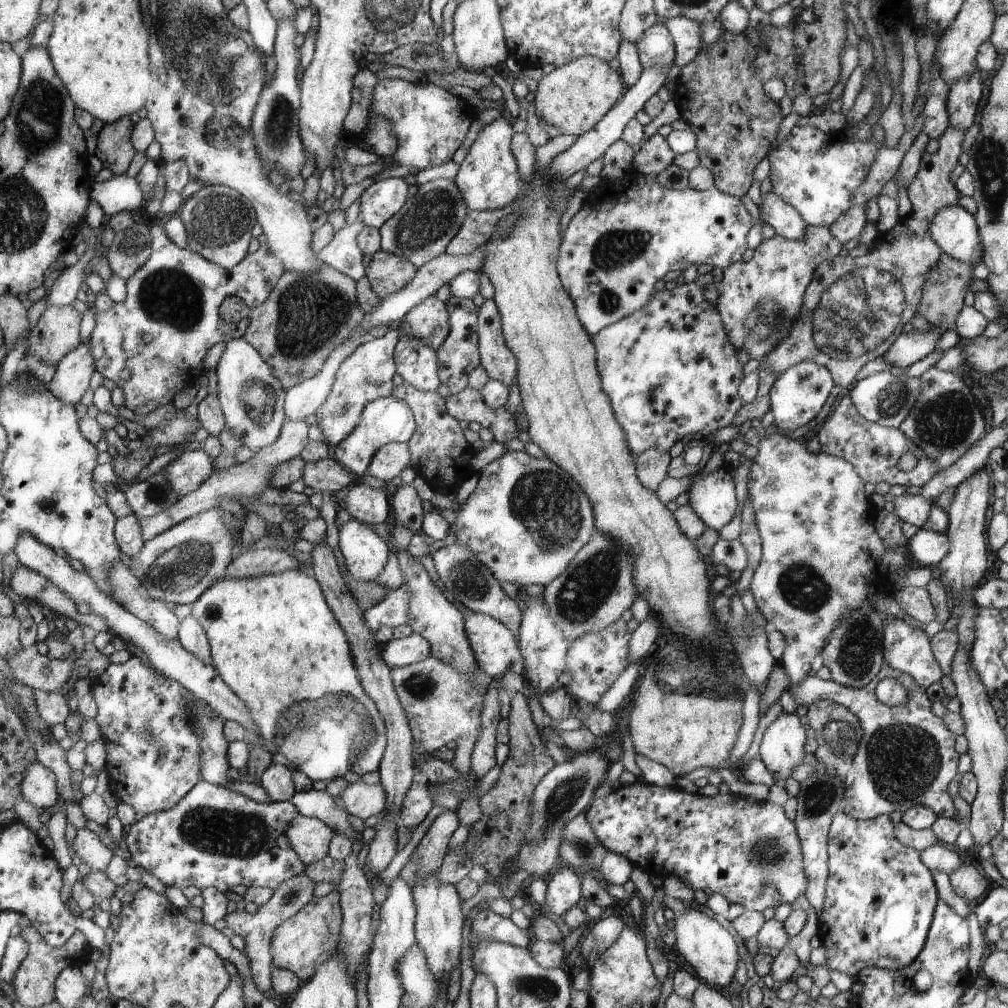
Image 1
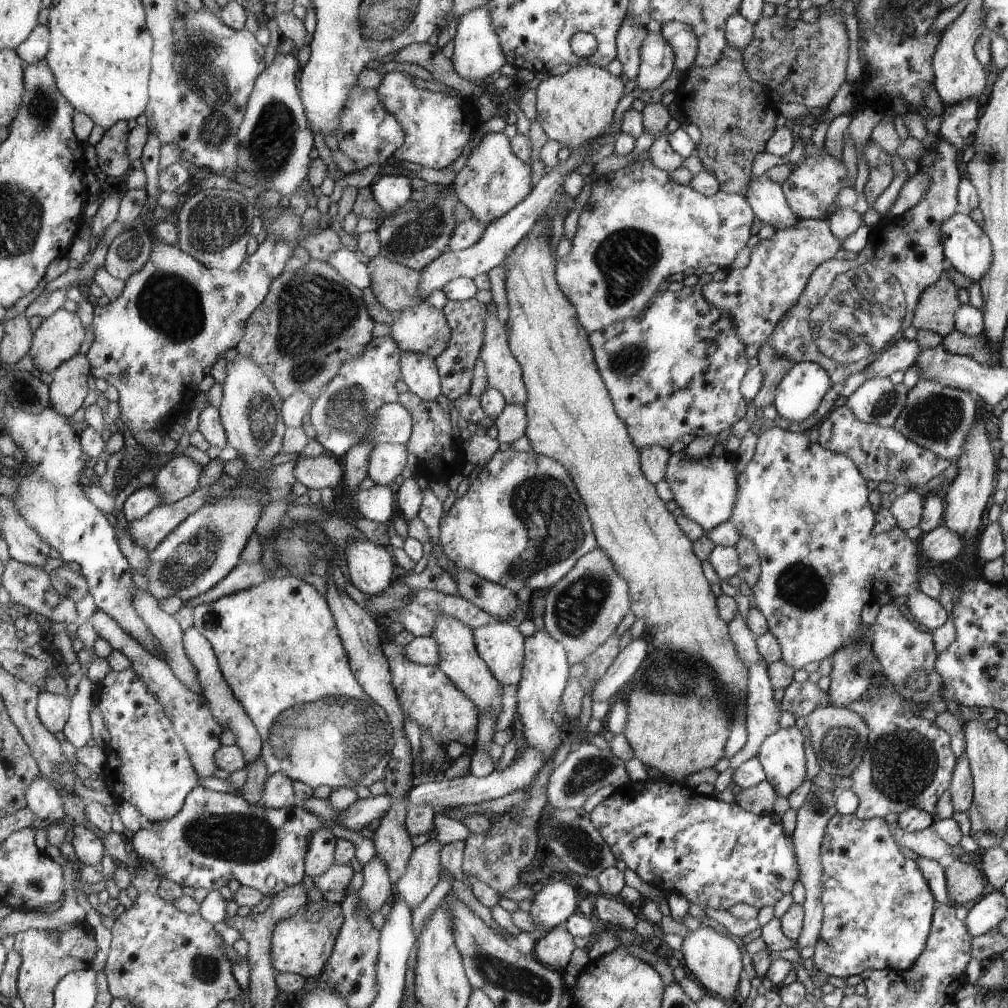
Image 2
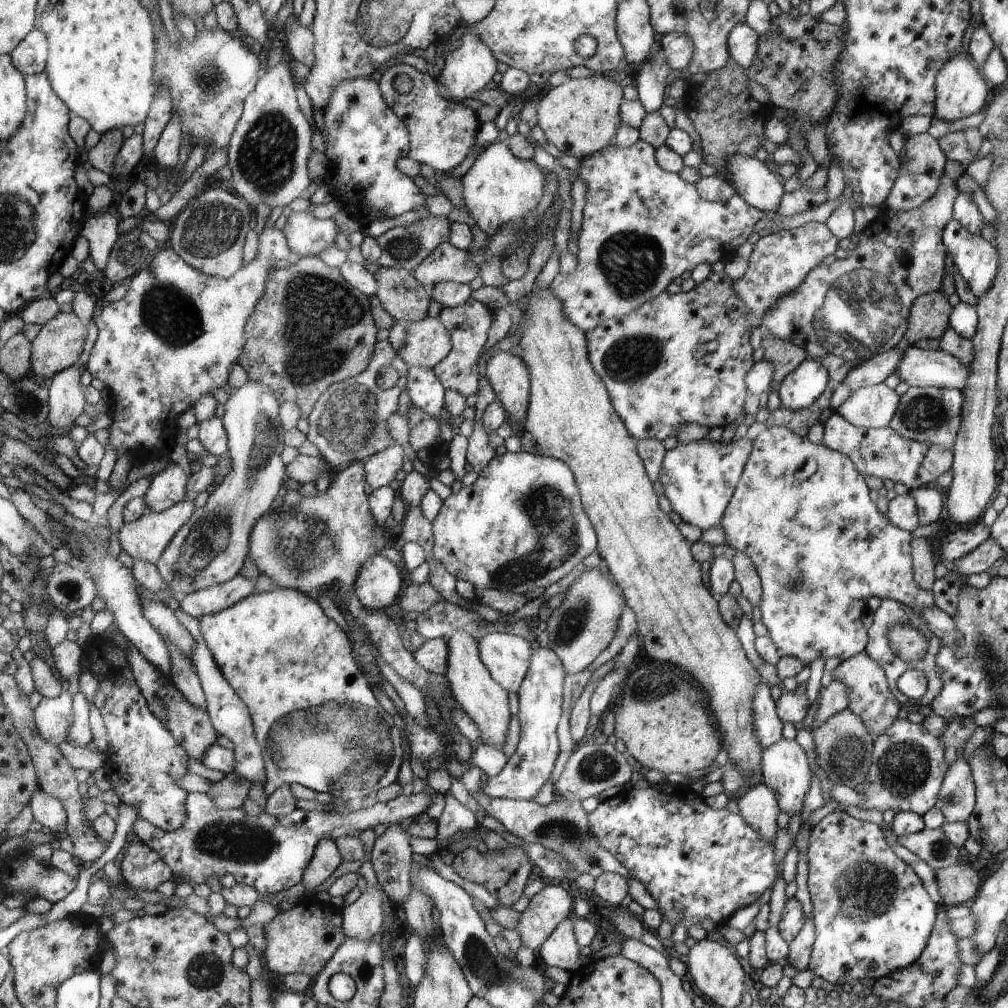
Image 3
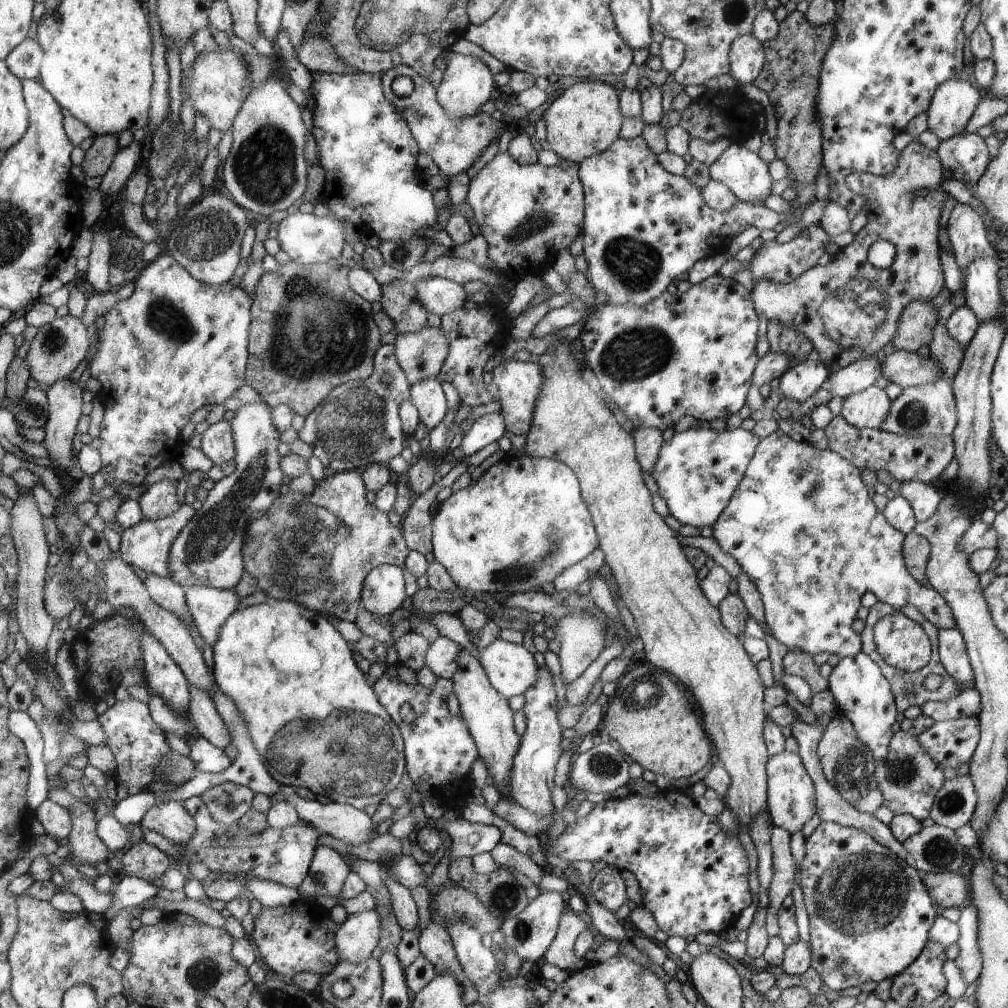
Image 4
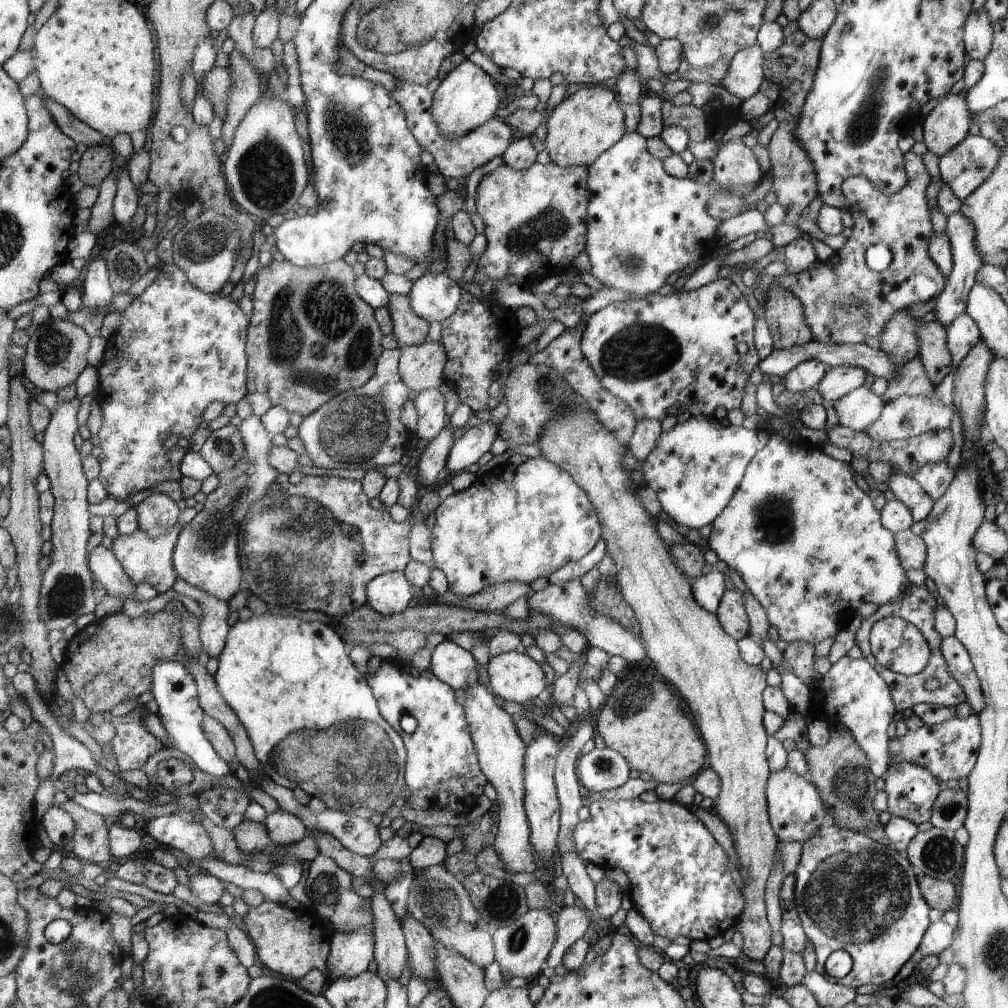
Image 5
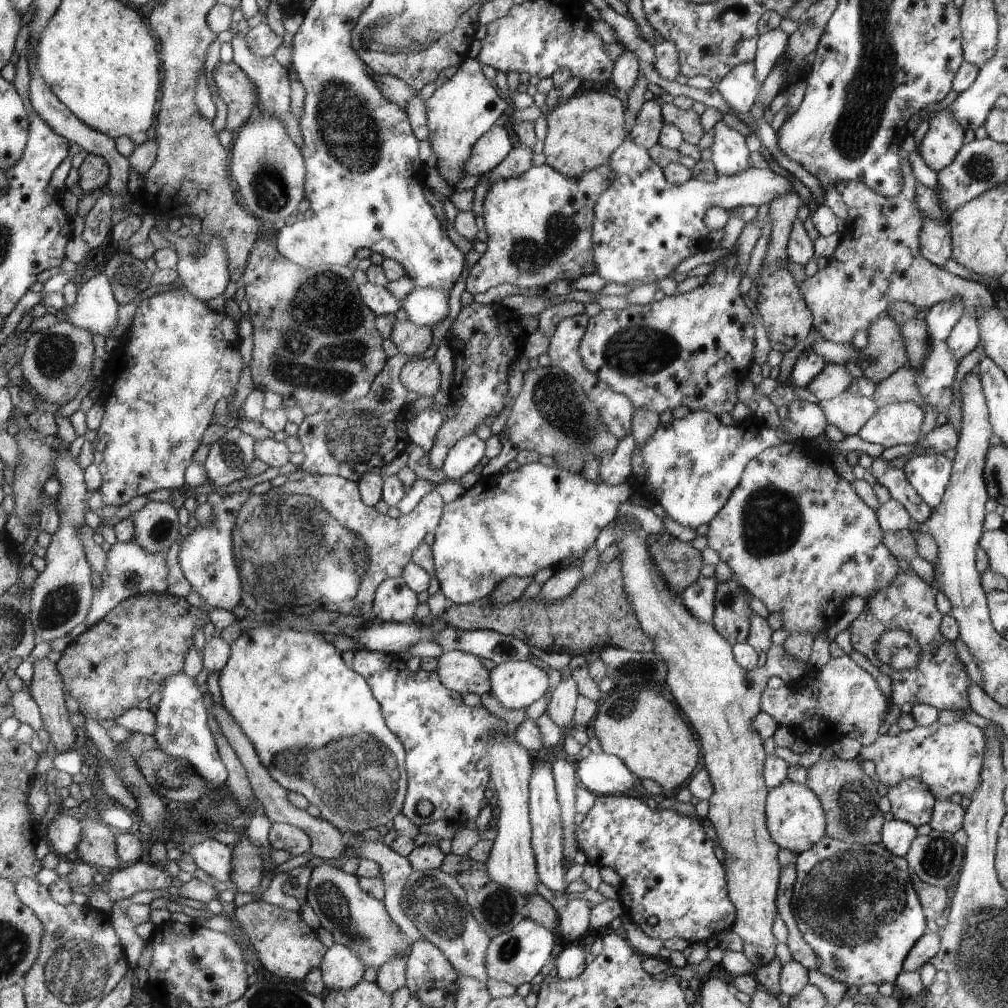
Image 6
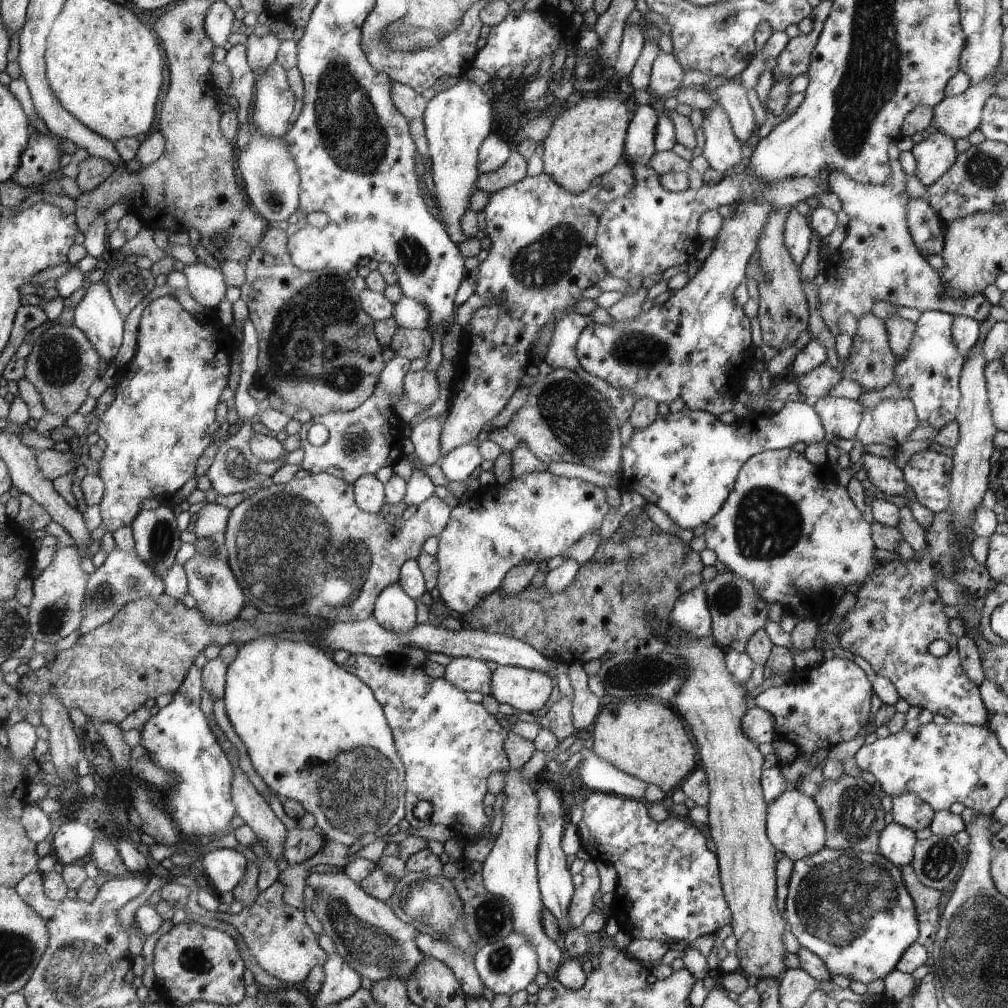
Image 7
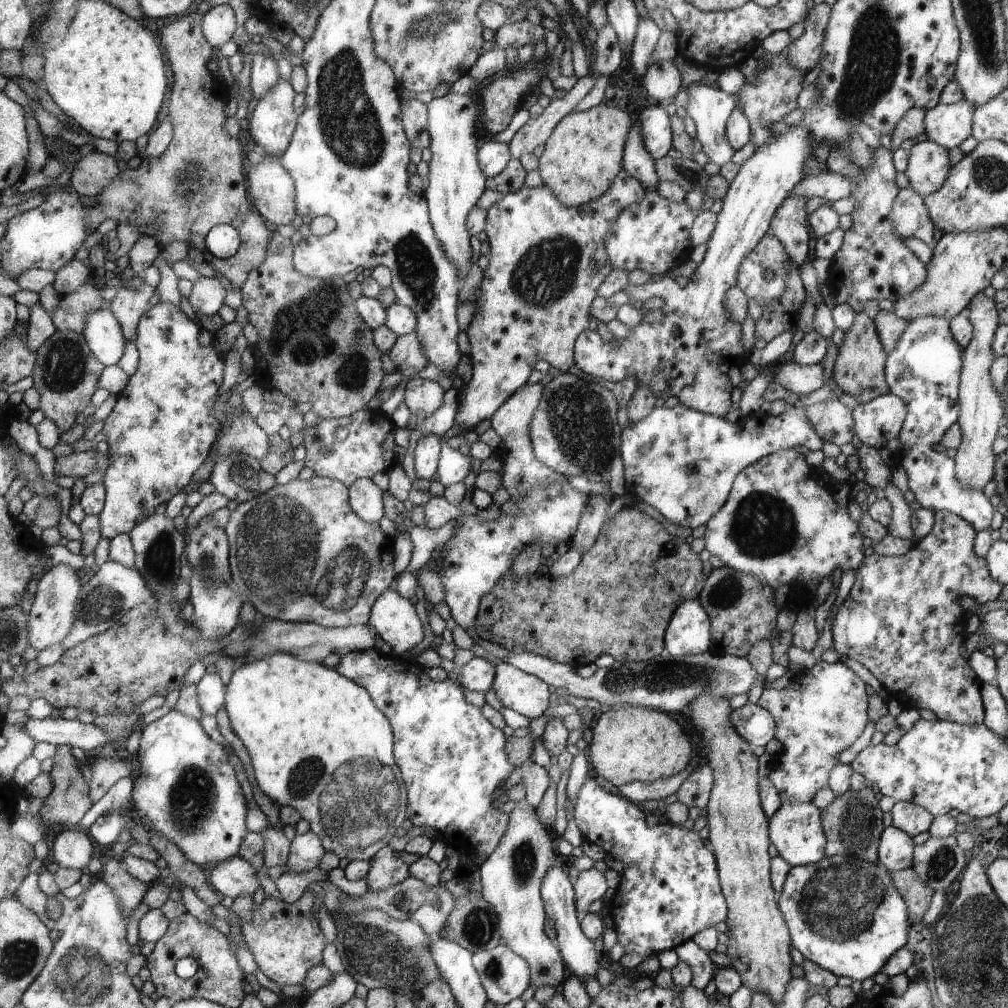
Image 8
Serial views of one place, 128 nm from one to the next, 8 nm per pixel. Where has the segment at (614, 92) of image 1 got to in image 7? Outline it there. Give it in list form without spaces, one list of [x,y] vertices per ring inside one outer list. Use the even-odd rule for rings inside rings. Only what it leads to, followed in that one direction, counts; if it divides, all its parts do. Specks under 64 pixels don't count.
[[[589,94],[582,96],[579,103],[566,108],[564,114],[552,122],[550,134],[543,142],[544,152],[541,158],[543,173],[552,176],[554,182],[561,184],[566,190],[573,191],[574,194],[586,192],[594,182],[598,182],[598,178],[608,174],[624,158],[628,124],[630,124],[630,112],[626,104],[604,96],[596,96],[596,98]]]

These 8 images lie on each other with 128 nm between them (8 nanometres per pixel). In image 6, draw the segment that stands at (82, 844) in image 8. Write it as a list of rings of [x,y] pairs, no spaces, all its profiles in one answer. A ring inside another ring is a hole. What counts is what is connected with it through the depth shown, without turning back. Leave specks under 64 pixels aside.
[[[61,813],[48,823],[45,836],[51,851],[64,859],[66,854],[81,845],[85,836],[84,826],[80,820]]]

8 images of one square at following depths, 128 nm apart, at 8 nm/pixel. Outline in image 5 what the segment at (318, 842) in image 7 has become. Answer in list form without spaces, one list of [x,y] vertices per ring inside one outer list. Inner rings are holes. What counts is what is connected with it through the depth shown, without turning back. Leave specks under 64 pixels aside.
[[[280,808],[273,814],[268,814],[263,824],[270,841],[286,848],[296,842],[301,842],[308,833],[305,824],[296,815],[289,814]]]

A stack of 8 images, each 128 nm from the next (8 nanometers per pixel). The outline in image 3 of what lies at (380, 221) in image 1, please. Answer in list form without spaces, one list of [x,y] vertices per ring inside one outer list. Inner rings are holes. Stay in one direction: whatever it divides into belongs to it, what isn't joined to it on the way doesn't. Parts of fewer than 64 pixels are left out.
[[[358,77],[344,81],[334,89],[332,101],[323,112],[325,130],[323,133],[330,169],[338,177],[336,184],[344,188],[354,188],[360,192],[364,188],[364,200],[376,210],[392,212],[377,214],[378,219],[396,218],[404,212],[414,211],[424,204],[427,196],[414,182],[412,177],[404,176],[396,168],[400,156],[410,152],[409,129],[404,119],[385,101],[379,82],[372,77]]]

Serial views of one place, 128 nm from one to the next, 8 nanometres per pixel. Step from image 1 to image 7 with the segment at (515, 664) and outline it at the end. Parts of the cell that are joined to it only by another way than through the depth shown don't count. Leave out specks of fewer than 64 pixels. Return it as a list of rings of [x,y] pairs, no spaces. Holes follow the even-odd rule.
[[[499,665],[493,672],[491,695],[498,702],[510,704],[516,710],[535,715],[552,690],[552,678],[542,672],[510,665]]]

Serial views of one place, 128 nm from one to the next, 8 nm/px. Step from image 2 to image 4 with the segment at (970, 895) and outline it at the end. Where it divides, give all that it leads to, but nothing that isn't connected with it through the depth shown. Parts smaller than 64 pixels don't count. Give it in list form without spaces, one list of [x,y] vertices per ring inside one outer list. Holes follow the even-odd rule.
[[[957,872],[925,874],[923,882],[930,889],[934,902],[942,908],[957,907],[961,909],[968,904],[970,886]]]

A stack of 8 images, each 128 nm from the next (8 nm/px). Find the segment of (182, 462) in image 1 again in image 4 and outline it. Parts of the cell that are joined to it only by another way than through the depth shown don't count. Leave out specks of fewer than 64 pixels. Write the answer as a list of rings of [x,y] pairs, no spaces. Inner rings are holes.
[[[167,479],[152,484],[138,498],[144,518],[149,520],[162,519],[180,509],[180,500],[176,494],[176,484]]]

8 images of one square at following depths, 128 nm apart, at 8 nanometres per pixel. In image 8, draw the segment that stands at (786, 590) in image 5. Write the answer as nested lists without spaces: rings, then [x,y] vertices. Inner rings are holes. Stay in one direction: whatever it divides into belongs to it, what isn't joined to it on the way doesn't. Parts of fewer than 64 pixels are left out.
[[[781,449],[741,472],[725,506],[706,524],[705,549],[719,558],[724,567],[752,575],[773,590],[780,586],[806,586],[812,580],[820,584],[836,568],[842,573],[858,571],[865,561],[865,536],[861,527],[850,518],[846,508],[838,505],[833,492],[818,484],[802,454],[796,449]]]

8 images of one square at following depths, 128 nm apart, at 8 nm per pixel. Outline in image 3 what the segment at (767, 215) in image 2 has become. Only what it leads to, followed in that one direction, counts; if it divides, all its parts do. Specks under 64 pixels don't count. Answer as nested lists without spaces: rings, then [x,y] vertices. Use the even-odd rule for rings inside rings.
[[[734,155],[728,162],[728,176],[736,192],[750,206],[764,212],[776,213],[786,194],[782,177],[770,172],[766,163],[760,162],[756,156]]]

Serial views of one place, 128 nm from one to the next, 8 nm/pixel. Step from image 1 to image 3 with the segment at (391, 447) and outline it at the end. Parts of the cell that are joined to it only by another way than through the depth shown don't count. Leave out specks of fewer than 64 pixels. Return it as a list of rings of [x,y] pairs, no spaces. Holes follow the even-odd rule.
[[[394,444],[392,447],[375,453],[365,462],[365,480],[373,489],[391,484],[404,464],[404,448]]]

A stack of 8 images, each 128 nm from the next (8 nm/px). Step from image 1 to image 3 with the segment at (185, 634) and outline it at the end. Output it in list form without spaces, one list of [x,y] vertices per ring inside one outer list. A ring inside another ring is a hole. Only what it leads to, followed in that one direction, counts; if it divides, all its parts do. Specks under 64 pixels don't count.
[[[195,642],[191,651],[191,662],[195,667],[206,698],[205,712],[209,715],[212,727],[219,736],[225,736],[234,744],[233,752],[237,758],[237,765],[233,773],[242,776],[251,784],[264,784],[266,776],[263,755],[261,754],[262,748],[255,738],[255,731],[248,708],[226,681],[224,672],[221,671],[220,665],[213,658],[213,652],[209,650],[206,644]]]

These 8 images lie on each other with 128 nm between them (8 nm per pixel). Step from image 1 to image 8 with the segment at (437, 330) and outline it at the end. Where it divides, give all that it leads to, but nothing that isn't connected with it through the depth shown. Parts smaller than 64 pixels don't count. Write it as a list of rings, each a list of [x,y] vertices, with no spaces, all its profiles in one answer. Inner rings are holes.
[[[414,376],[407,383],[404,404],[410,409],[413,421],[418,422],[440,408],[444,394],[440,384]]]

